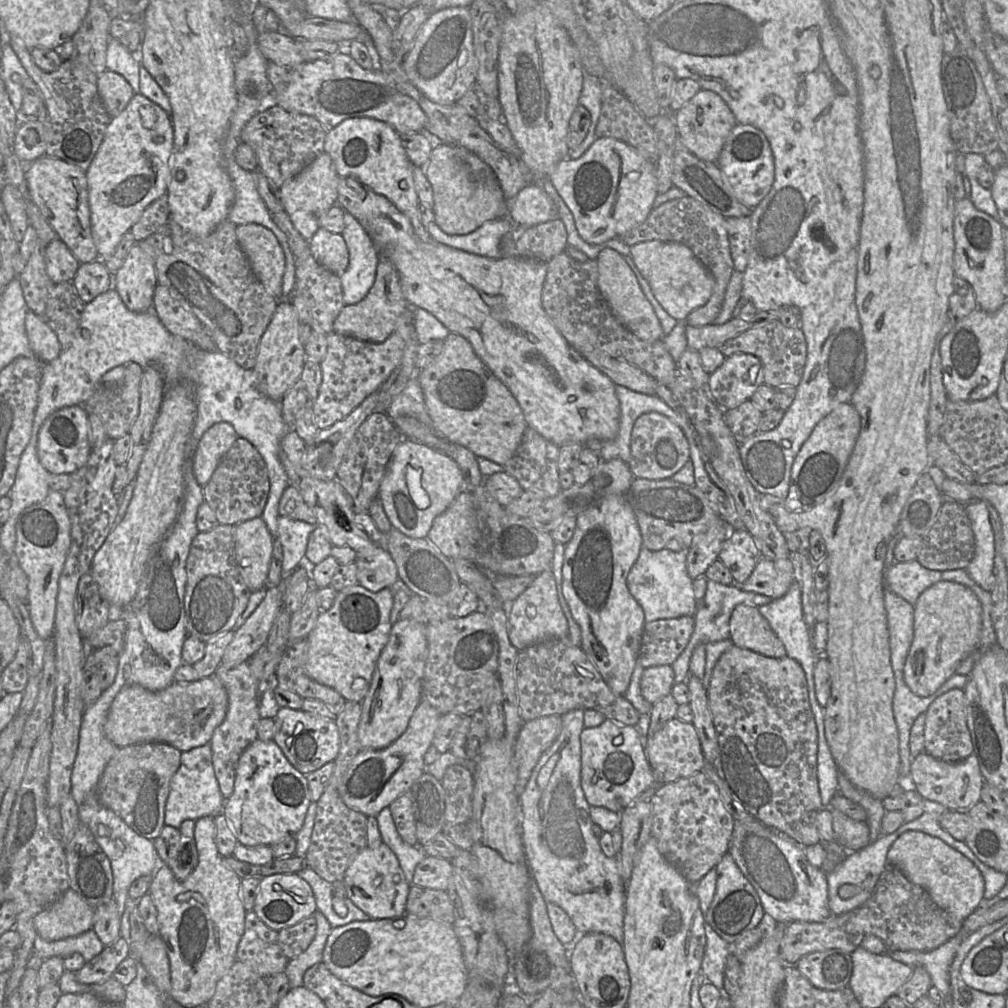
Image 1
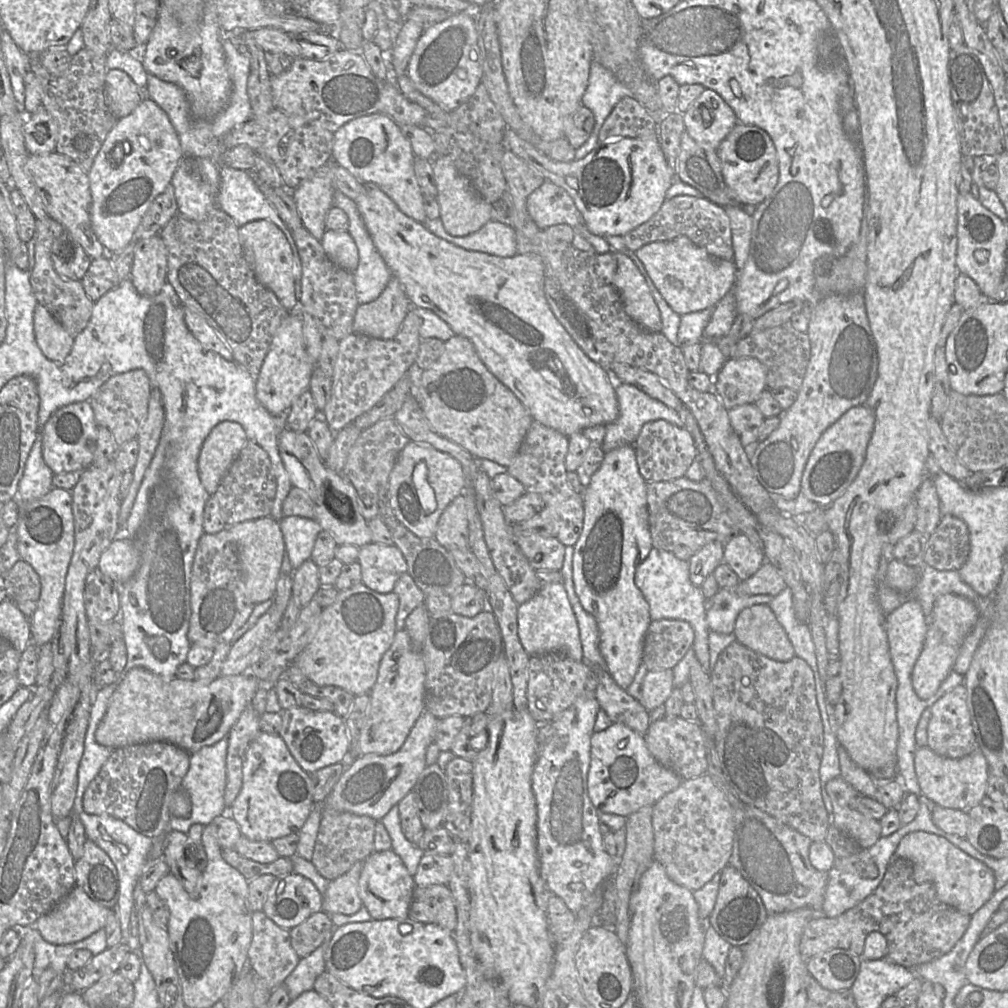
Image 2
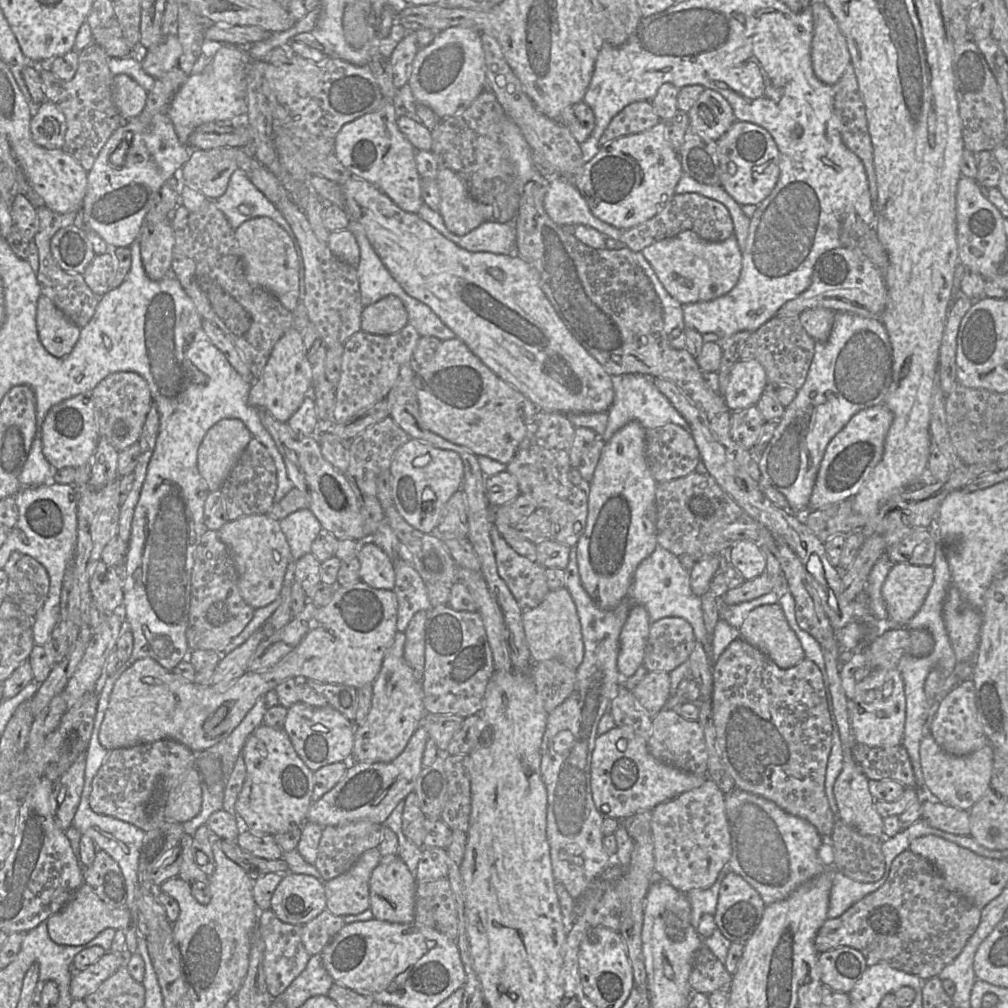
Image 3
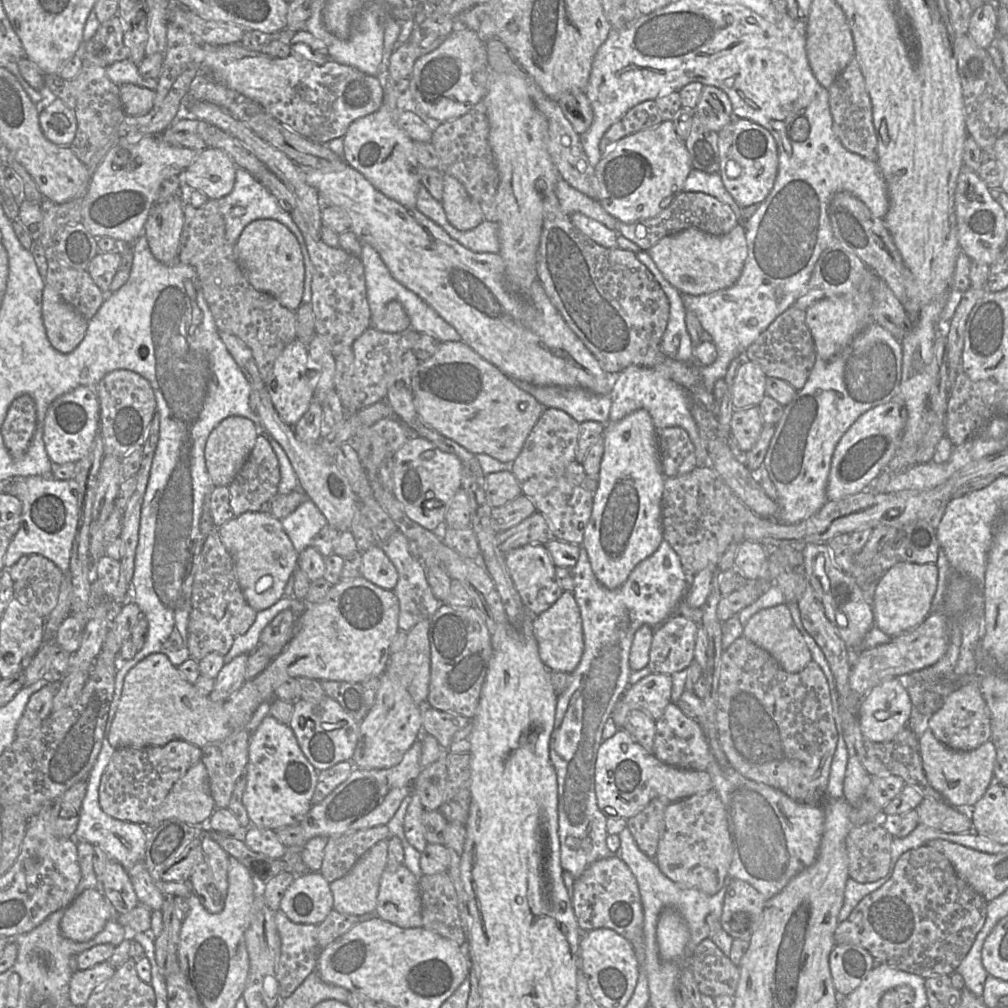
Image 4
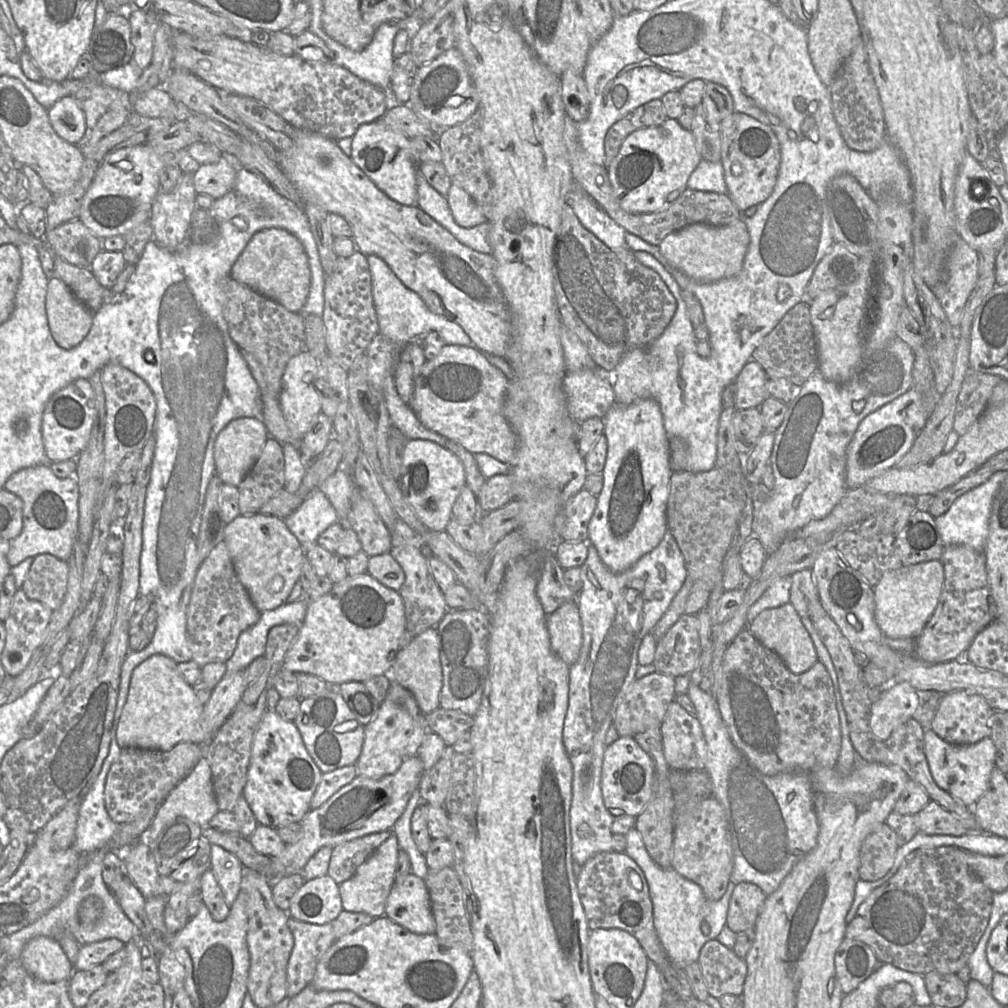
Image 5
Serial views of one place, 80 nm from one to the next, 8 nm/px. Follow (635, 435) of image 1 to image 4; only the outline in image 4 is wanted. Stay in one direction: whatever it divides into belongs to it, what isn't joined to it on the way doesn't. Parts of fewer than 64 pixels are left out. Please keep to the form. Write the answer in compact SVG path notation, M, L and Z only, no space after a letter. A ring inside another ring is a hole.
M681 427L657 429L658 451L665 478L686 474L697 467L695 447Z

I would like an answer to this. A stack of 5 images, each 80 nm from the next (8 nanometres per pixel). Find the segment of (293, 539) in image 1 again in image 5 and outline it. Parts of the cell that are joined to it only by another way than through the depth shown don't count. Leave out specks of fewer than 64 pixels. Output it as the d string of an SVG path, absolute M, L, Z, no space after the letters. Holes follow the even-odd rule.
M315 490L284 522L302 548L306 549L317 543L319 535L330 525L339 522L339 519L327 496Z

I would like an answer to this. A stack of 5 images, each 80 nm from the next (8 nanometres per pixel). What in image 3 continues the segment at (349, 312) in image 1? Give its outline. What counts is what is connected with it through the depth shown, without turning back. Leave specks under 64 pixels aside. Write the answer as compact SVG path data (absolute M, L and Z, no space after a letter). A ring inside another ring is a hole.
M386 296L365 306L361 314L361 331L375 335L391 335L408 323L403 302L396 296Z

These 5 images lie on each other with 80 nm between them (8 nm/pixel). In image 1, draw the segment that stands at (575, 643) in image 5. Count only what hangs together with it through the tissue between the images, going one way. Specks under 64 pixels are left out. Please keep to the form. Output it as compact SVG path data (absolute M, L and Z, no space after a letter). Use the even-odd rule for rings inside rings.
M545 570L508 607L508 635L511 644L519 651L535 643L567 638L568 621L558 598L557 585L551 570Z

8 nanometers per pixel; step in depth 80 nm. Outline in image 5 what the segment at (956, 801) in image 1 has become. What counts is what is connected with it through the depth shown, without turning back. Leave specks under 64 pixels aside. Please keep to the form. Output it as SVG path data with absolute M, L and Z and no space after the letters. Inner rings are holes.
M931 728L924 732L925 754L936 784L968 807L986 792L995 767L996 748L990 737L972 745L953 745L940 738Z

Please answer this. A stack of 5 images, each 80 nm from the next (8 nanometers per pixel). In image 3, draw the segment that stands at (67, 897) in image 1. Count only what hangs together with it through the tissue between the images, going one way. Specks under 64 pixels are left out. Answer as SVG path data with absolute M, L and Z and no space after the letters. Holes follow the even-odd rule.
M84 883L61 910L46 920L48 934L52 941L59 945L68 946L84 945L106 928L125 930L132 922L129 909L110 907L97 896L89 885Z

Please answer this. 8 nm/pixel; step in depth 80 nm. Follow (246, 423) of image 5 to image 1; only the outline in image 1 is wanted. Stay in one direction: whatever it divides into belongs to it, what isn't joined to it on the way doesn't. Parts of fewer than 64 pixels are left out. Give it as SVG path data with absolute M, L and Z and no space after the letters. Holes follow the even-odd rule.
M226 422L215 424L204 433L189 459L201 487L209 482L219 462L237 439L233 426Z

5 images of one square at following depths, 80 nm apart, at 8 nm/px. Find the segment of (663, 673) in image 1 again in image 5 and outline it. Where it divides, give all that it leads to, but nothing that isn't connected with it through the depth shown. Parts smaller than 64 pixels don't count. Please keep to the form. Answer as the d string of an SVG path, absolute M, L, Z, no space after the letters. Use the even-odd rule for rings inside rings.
M654 672L634 680L614 714L613 725L618 735L633 737L650 728L660 728L667 709L675 701L675 697L675 678L670 675Z

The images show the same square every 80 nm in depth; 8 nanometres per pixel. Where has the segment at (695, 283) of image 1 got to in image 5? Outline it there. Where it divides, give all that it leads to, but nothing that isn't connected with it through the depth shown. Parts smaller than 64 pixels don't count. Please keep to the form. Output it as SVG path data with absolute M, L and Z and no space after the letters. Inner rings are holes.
M742 217L720 227L695 223L668 234L658 245L670 266L700 283L716 282L738 274L748 247L749 234Z

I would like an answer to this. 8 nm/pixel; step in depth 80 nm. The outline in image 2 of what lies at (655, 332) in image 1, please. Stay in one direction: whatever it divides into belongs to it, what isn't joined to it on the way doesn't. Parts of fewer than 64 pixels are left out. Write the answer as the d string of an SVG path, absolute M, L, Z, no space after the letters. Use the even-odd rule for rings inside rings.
M615 252L617 268L613 285L620 294L626 314L649 332L661 331L660 310L644 276L623 252Z

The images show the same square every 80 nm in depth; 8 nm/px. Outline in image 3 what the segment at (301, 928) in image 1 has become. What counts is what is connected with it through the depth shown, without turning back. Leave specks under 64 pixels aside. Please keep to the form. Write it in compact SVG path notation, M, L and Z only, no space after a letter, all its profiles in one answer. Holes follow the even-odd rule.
M324 910L317 917L302 926L302 942L312 956L321 954L323 949L336 937L346 925L341 916L335 916Z

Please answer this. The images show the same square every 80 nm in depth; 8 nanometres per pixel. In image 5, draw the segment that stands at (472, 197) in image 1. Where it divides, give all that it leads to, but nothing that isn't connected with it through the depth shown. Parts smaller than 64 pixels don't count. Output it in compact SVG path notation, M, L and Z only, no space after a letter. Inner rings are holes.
M452 182L447 201L455 222L464 228L472 228L486 221L481 208L459 185Z

